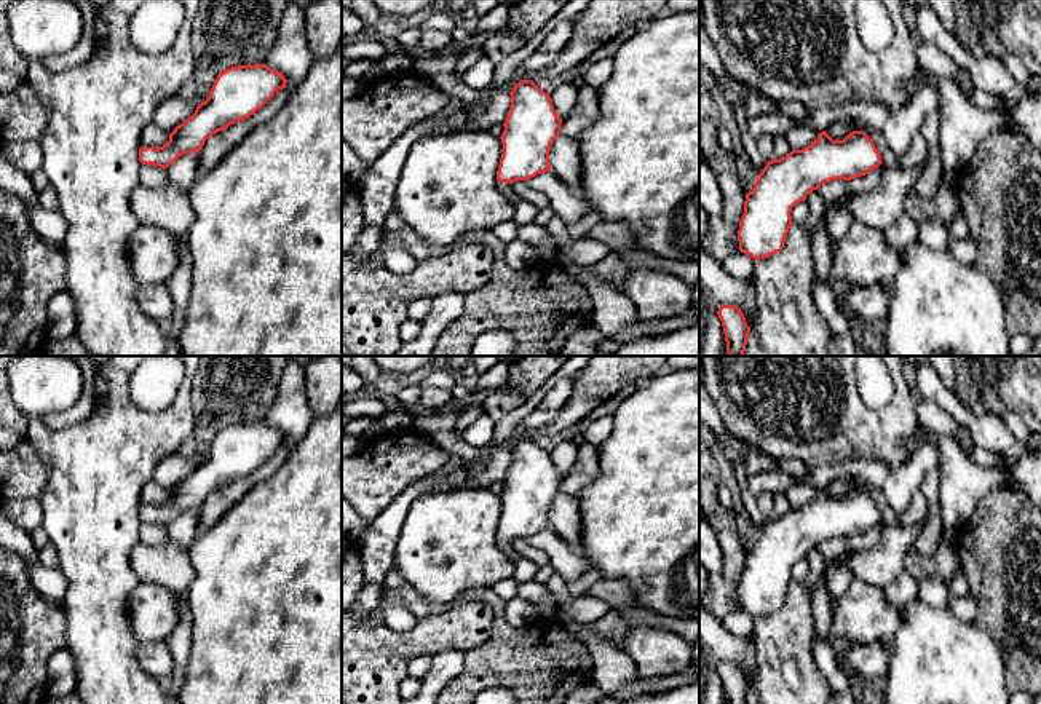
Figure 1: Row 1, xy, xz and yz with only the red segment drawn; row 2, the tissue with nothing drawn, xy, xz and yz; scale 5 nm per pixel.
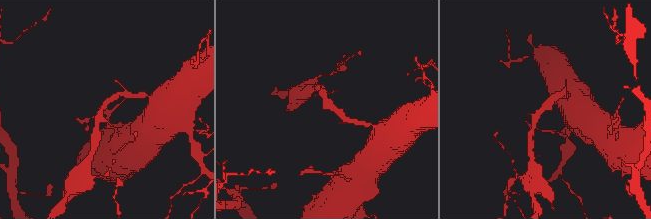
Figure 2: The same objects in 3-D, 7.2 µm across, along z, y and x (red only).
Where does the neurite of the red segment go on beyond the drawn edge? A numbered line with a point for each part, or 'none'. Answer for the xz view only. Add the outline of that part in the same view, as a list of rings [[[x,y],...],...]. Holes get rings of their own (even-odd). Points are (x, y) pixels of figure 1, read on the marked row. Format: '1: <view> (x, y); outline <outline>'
1: xz (506, 189); outline [[[498,182],[498,190],[505,195],[505,198],[508,201],[511,201],[513,204],[520,201],[522,198],[513,190],[513,184],[509,182]]]

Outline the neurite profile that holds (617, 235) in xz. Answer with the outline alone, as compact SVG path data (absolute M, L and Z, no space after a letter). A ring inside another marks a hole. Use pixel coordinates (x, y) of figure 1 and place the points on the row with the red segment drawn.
M602 222L588 231L584 239L604 243L613 249L642 249L624 222Z

